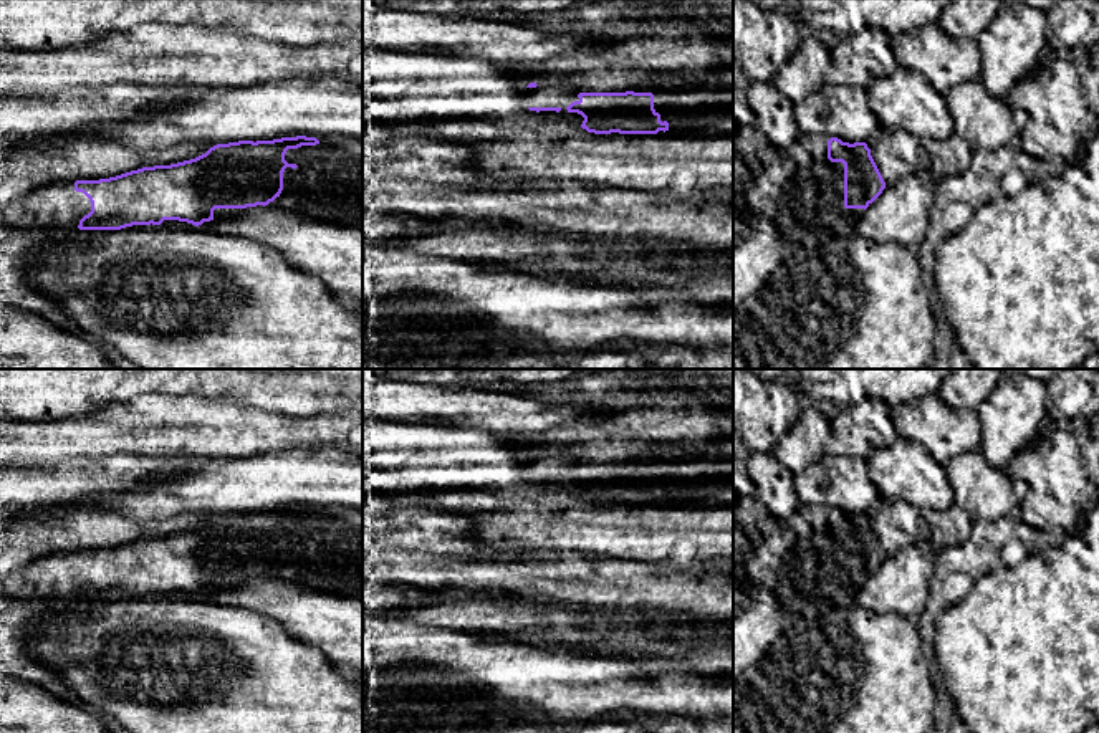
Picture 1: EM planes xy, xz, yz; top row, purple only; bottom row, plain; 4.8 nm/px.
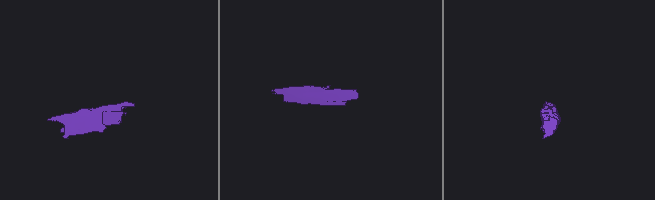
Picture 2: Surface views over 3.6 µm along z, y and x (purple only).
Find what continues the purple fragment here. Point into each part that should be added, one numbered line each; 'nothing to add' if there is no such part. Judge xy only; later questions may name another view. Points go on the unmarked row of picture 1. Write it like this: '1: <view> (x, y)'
1: xy (326, 556)
2: xy (57, 578)

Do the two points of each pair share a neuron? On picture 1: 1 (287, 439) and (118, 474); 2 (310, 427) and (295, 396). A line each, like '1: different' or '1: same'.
1: different
2: different

